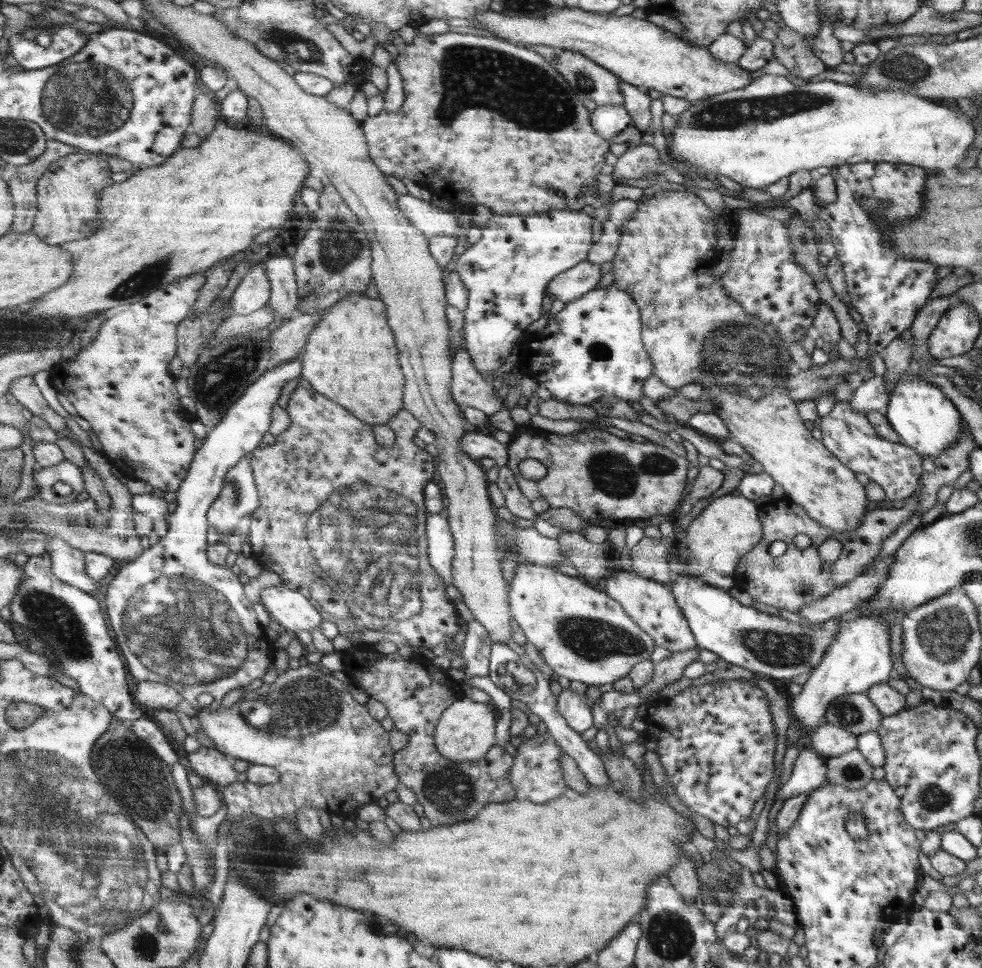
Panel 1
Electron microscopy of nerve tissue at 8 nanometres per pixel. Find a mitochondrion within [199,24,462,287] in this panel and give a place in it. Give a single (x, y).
(339, 246)

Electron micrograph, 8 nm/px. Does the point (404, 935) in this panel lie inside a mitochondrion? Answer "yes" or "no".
no

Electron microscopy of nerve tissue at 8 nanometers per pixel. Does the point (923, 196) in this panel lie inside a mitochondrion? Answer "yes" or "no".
no

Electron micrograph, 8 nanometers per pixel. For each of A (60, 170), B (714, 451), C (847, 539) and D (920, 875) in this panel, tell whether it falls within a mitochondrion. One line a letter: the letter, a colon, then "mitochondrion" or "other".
A: other
B: other
C: other
D: other

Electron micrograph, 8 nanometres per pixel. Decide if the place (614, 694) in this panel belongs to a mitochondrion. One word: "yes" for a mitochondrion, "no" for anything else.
no

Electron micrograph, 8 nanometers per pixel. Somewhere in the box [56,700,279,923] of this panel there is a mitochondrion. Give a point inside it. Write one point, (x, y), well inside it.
(138, 778)

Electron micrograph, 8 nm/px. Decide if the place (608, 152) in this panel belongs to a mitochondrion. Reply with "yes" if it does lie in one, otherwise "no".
no

